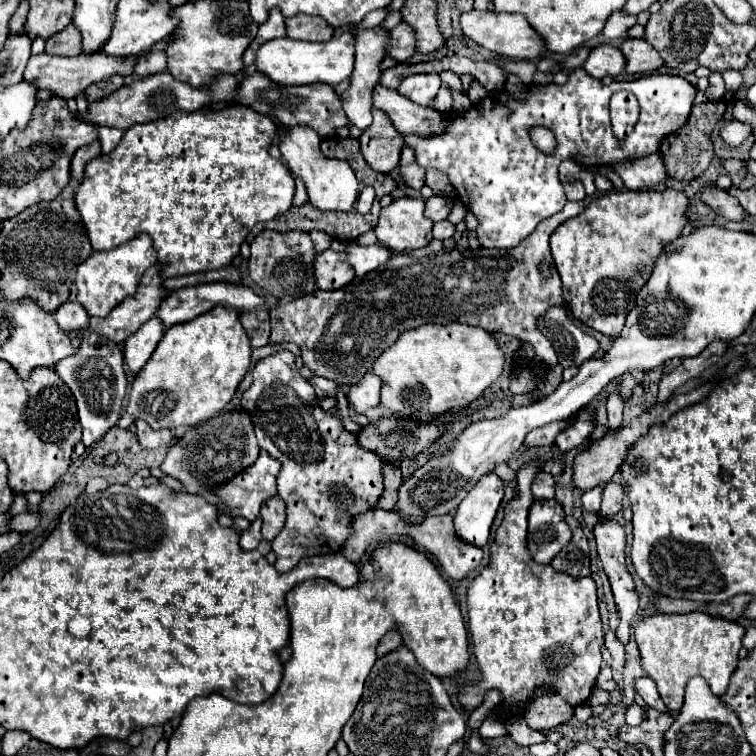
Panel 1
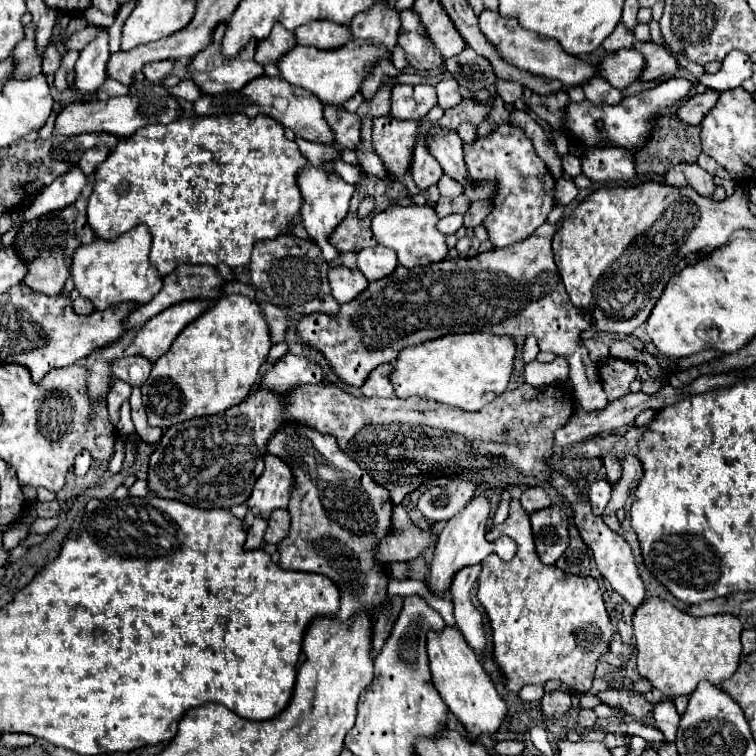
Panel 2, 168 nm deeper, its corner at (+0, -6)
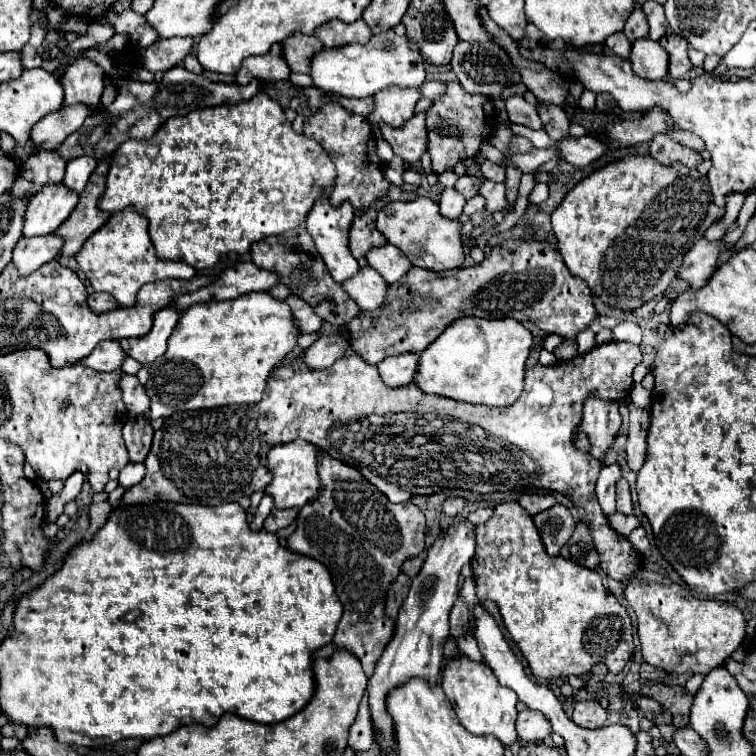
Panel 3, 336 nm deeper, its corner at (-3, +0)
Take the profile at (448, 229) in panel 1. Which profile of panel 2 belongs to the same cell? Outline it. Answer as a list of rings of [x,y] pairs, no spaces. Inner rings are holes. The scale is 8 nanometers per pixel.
[[[448,214],[438,222],[438,230],[442,234],[454,234],[460,226],[462,226],[462,214]]]

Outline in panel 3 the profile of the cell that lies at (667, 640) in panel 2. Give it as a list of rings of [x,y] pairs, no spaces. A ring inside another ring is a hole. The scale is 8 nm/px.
[[[635,576],[625,588],[625,600],[637,616],[643,660],[669,674],[691,672],[705,676],[711,670],[721,668],[745,638],[747,622],[739,608],[717,600],[701,600],[679,584],[643,582]]]

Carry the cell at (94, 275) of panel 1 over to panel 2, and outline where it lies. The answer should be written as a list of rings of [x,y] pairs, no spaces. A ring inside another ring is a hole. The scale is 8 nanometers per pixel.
[[[140,224],[124,232],[116,240],[94,238],[90,244],[76,248],[72,256],[72,280],[80,294],[92,300],[96,310],[106,310],[110,306],[136,300],[144,304],[152,300],[162,288],[162,276],[148,260],[150,252],[150,232],[146,224]]]

